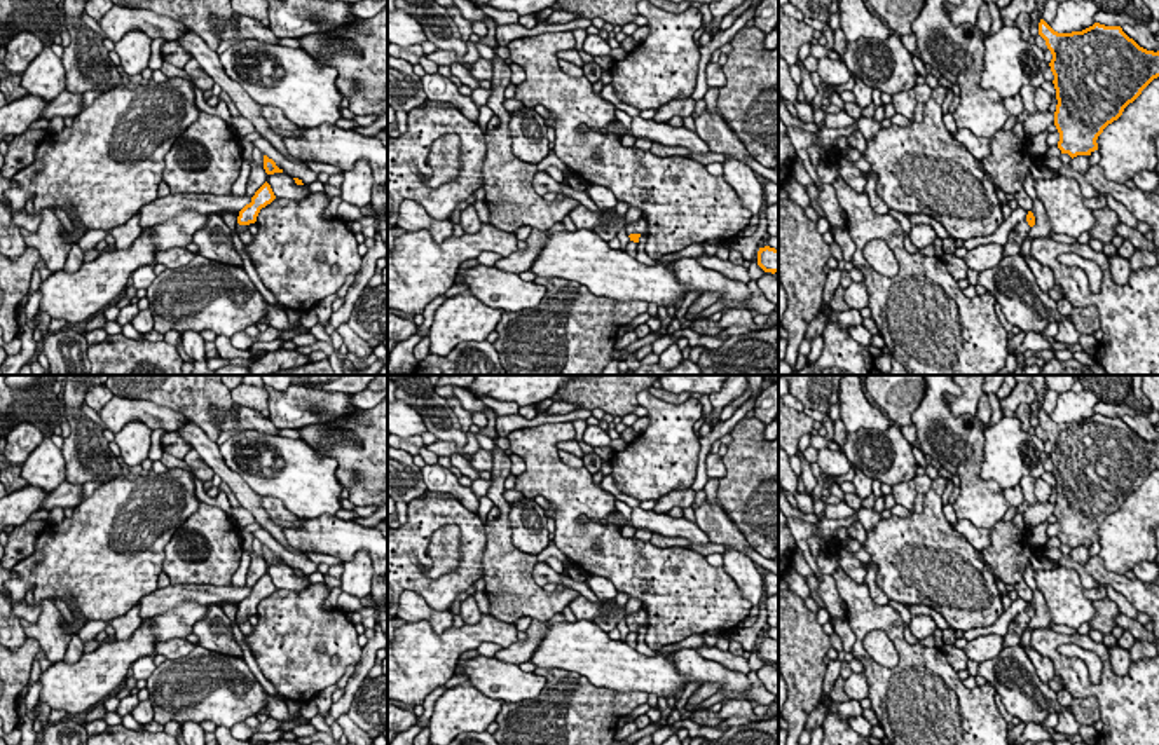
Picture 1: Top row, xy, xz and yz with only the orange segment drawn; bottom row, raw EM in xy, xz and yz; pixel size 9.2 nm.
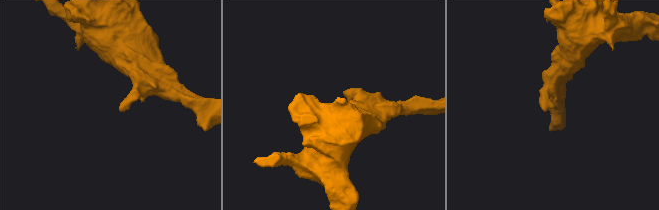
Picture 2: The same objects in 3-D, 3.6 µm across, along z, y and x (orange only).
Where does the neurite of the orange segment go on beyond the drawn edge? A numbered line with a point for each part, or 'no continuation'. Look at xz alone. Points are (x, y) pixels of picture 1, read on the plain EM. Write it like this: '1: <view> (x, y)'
1: xz (637, 618)

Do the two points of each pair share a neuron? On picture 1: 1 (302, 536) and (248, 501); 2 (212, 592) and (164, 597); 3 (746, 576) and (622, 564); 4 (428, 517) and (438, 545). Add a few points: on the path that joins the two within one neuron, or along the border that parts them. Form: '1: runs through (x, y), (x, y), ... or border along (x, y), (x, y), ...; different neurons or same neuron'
1: border along (283, 527), (283, 536), (292, 548); different neurons
2: runs through (199, 592), (177, 594); same neuron
3: border along (721, 566), (753, 606); different neurons
4: border along (456, 524), (432, 536), (423, 573); different neurons

